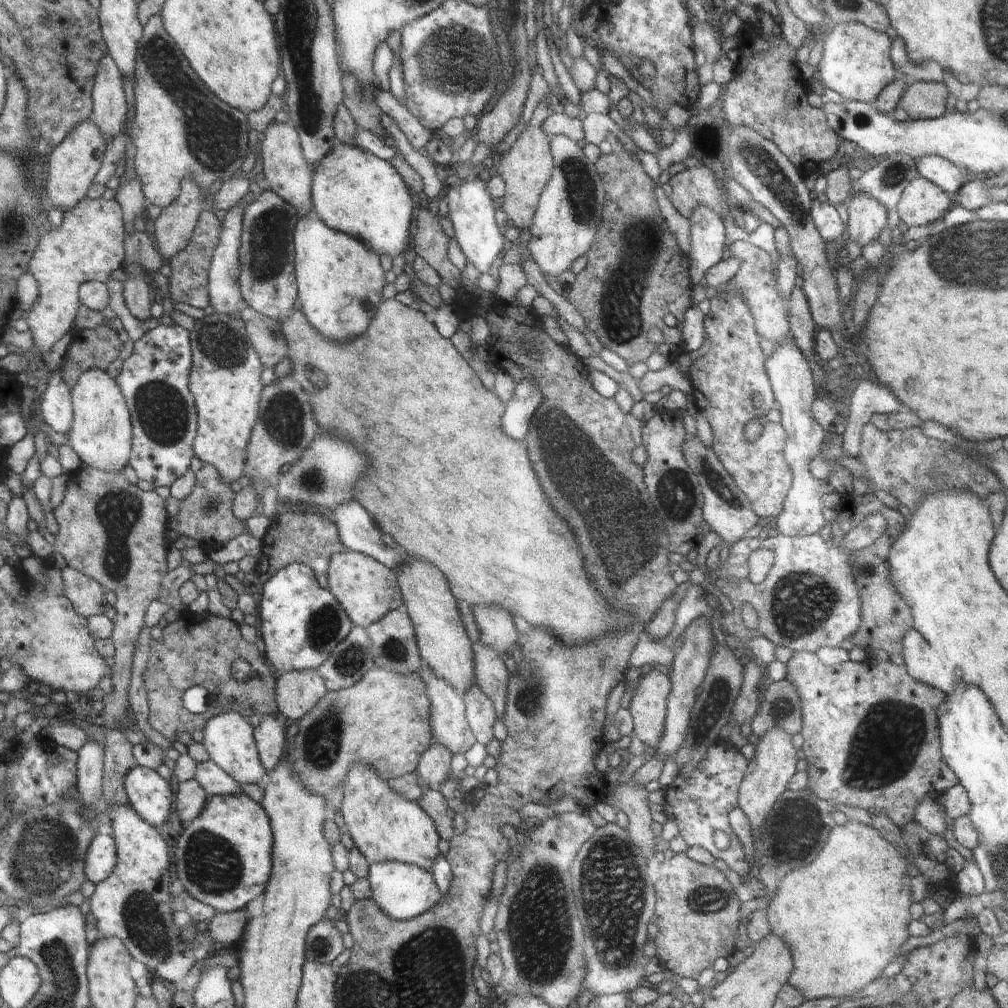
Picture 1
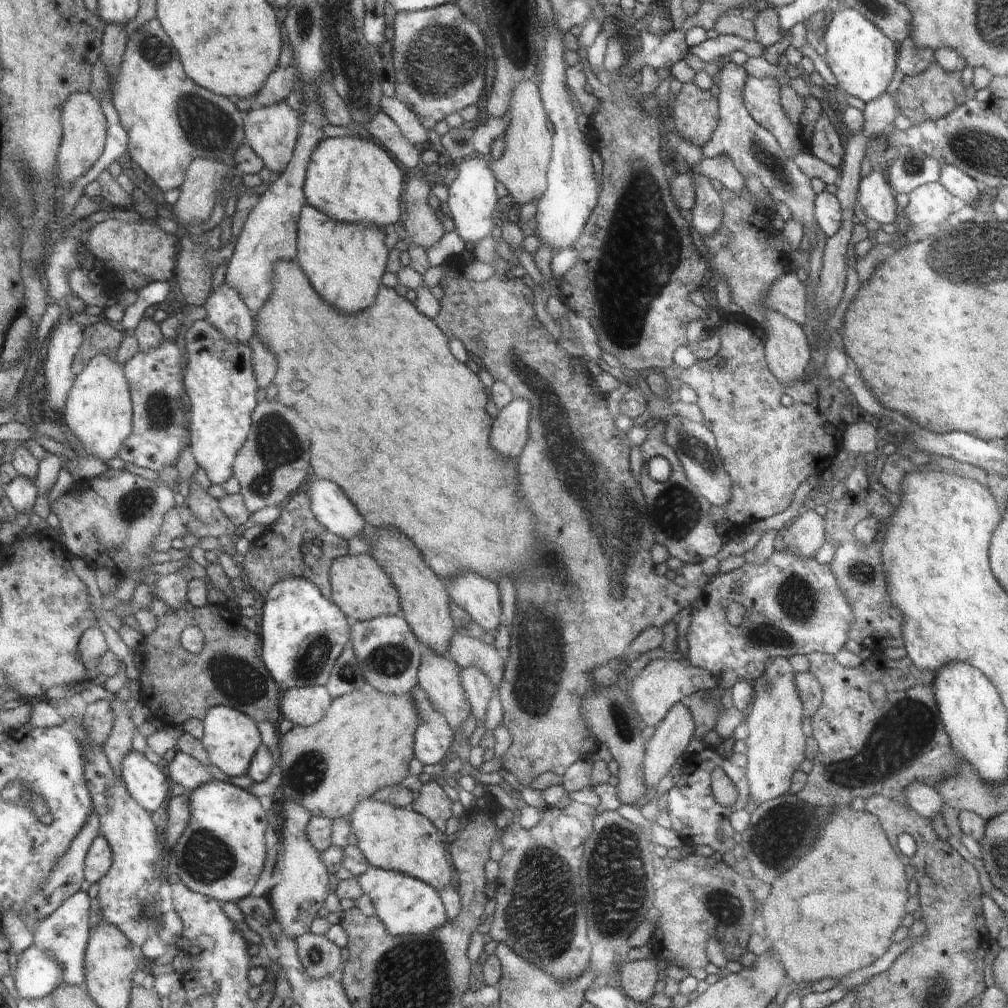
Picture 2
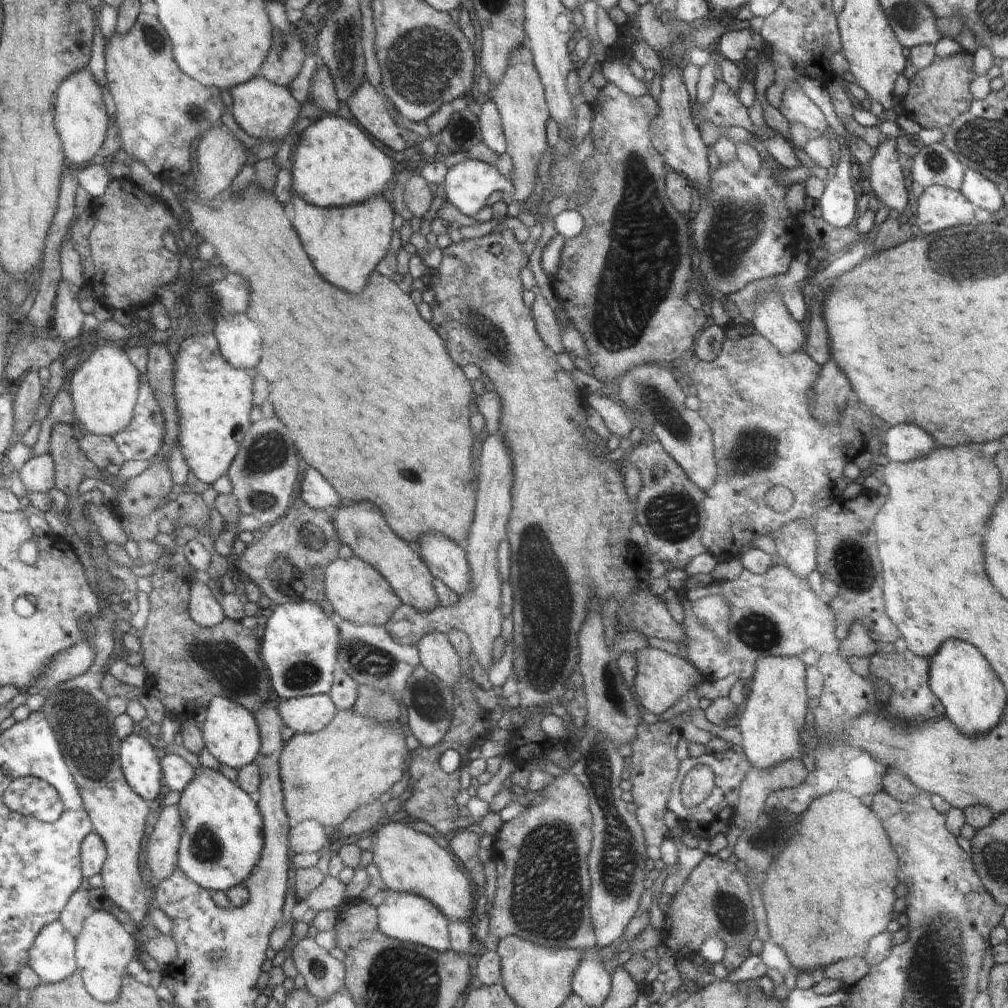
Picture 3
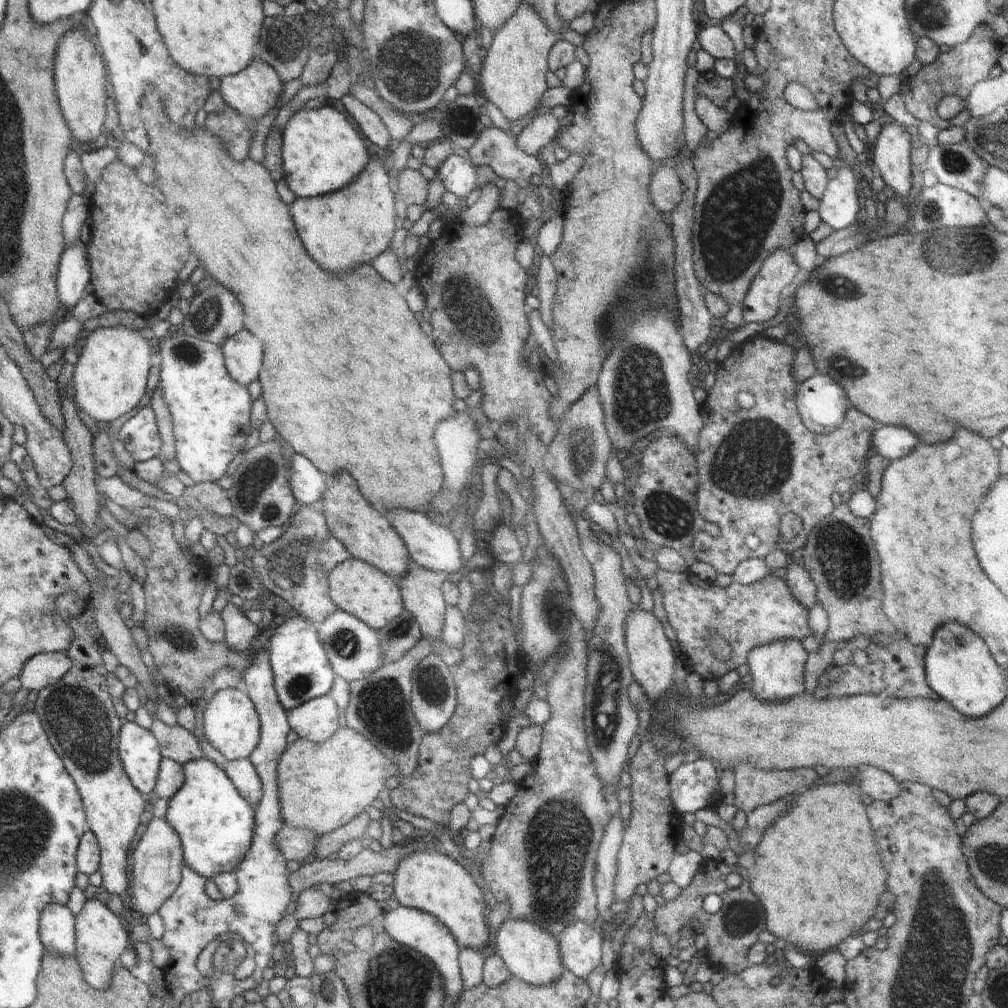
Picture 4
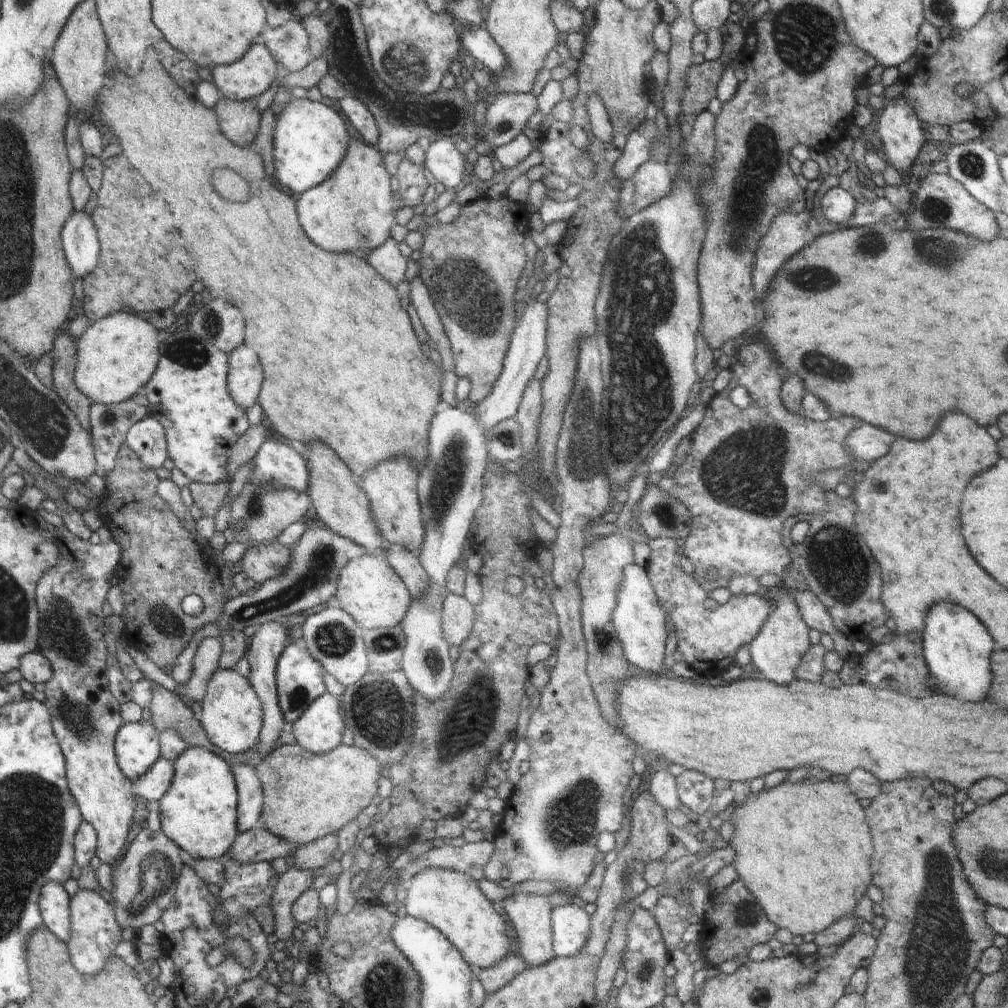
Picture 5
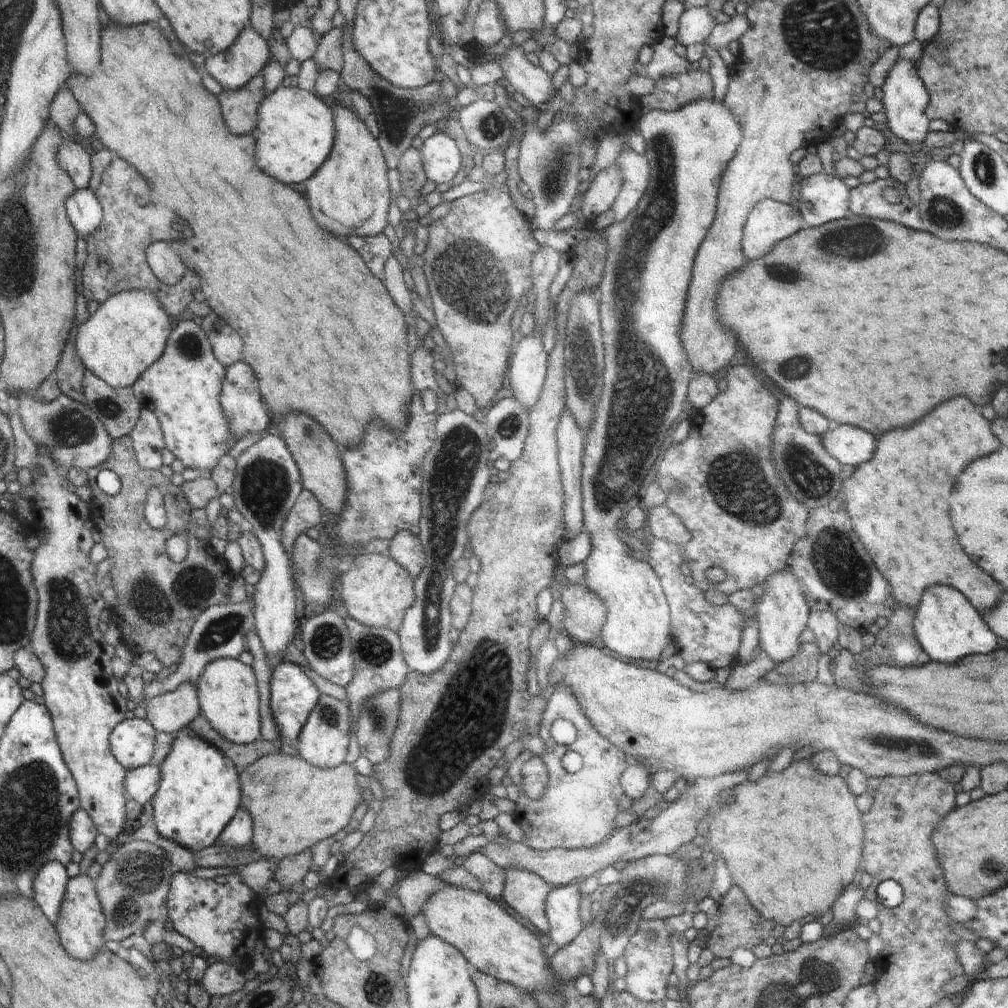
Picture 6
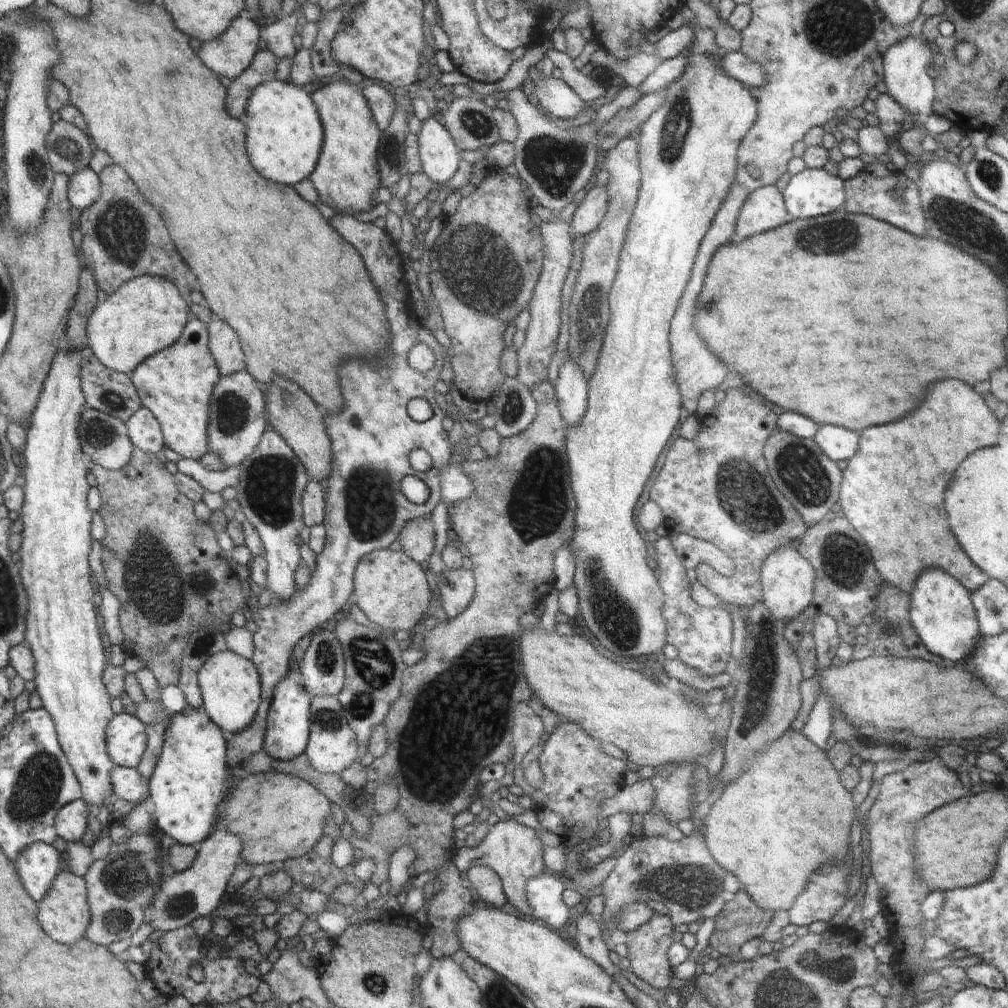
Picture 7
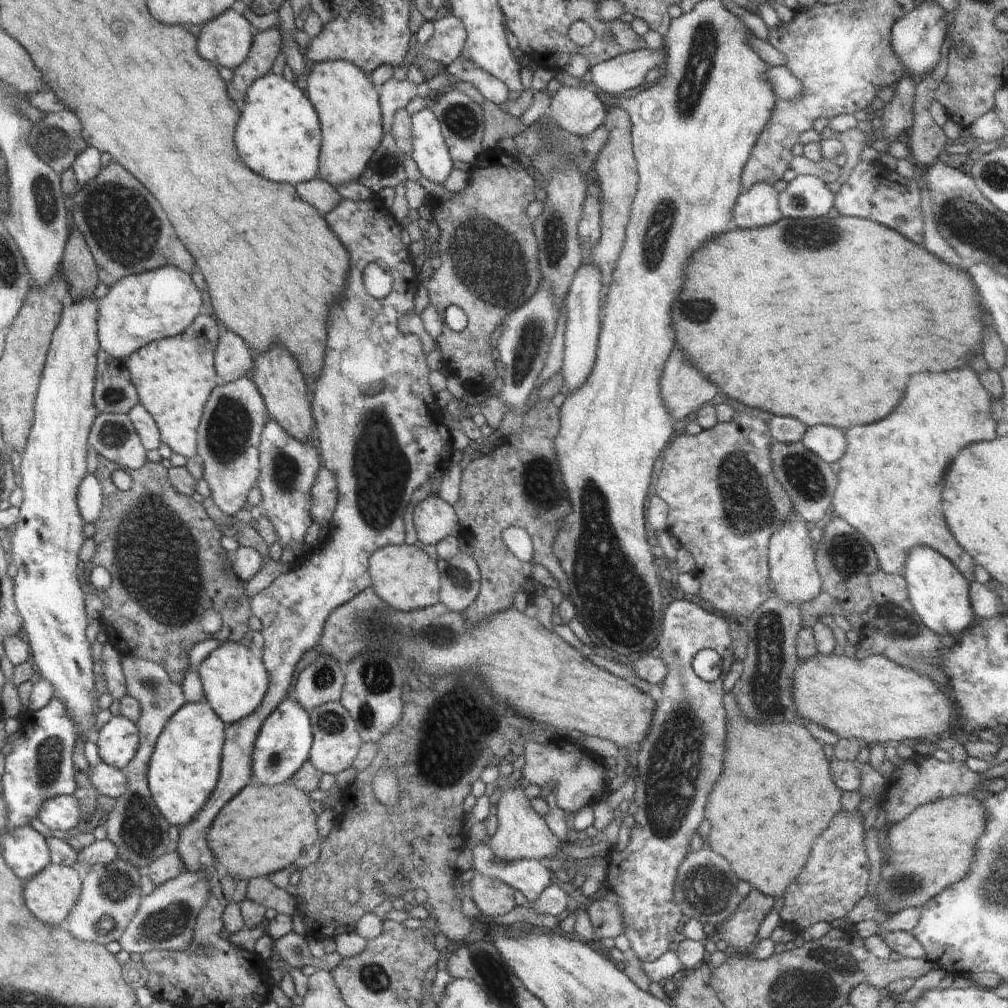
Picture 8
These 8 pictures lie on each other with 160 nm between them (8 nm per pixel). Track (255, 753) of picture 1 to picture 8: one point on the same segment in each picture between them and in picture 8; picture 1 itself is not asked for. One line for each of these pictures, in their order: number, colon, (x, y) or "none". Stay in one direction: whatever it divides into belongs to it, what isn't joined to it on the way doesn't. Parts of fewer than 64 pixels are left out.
2: (231, 739)
3: (230, 731)
4: (231, 723)
5: (231, 713)
6: (228, 697)
7: (231, 690)
8: (235, 681)

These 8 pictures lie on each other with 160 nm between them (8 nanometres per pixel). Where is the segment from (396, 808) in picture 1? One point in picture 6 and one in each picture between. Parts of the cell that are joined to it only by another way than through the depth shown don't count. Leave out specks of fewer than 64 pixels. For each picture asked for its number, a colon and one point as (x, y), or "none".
2: (402, 840)
3: (409, 861)
4: (432, 882)
5: (450, 901)
6: (493, 942)

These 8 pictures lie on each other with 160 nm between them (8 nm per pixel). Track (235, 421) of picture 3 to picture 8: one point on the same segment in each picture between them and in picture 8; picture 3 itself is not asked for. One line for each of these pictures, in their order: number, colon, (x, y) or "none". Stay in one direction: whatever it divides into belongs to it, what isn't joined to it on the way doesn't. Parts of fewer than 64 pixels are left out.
4: (210, 411)
5: (189, 395)
6: (182, 388)
7: (175, 384)
8: (174, 377)

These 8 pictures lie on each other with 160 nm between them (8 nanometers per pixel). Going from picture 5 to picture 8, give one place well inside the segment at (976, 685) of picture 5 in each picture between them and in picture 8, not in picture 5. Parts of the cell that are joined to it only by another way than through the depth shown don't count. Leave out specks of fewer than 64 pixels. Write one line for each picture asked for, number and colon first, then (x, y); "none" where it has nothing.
6: (947, 625)
7: (942, 613)
8: (939, 593)

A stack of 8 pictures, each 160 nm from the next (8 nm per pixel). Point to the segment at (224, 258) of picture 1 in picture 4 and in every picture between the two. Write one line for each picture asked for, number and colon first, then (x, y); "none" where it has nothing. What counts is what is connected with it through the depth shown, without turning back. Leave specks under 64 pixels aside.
2: (225, 310)
3: (240, 344)
4: (243, 353)

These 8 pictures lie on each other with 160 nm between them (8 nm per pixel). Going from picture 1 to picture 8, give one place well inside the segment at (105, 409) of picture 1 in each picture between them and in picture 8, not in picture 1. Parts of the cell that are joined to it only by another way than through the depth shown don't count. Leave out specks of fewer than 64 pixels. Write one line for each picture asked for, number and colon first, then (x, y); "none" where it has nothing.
2: (98, 410)
3: (105, 387)
4: (110, 375)
5: (116, 356)
6: (128, 333)
7: (147, 314)
8: (160, 303)

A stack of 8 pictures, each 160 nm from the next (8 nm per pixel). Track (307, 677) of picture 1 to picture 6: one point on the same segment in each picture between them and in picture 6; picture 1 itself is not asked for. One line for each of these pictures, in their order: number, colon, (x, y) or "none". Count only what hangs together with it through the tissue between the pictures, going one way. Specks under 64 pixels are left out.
2: (305, 706)
3: (308, 714)
4: (317, 720)
5: (320, 729)
6: (324, 740)

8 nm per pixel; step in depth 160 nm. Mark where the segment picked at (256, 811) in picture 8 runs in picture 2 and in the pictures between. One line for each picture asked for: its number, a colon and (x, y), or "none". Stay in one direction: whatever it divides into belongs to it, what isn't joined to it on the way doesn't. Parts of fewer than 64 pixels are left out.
2: (364, 743)
3: (327, 775)
4: (323, 786)
5: (307, 796)
6: (292, 804)
7: (276, 816)

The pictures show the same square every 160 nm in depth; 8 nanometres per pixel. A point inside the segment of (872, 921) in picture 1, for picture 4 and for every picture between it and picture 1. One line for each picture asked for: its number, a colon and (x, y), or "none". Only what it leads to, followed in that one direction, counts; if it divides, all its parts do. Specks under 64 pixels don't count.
2: (835, 911)
3: (829, 895)
4: (830, 889)

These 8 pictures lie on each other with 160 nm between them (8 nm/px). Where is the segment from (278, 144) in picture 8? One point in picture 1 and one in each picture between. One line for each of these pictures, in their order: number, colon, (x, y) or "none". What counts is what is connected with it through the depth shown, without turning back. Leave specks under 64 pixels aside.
1: (356, 192)
2: (352, 179)
3: (336, 162)
4: (323, 150)
5: (310, 139)
6: (295, 132)
7: (285, 135)

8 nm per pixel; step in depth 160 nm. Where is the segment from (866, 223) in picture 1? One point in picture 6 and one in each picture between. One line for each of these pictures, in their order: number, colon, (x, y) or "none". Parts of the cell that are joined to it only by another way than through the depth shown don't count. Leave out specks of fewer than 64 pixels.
2: (876, 195)
3: (888, 182)
4: (891, 160)
5: (902, 137)
6: (905, 100)

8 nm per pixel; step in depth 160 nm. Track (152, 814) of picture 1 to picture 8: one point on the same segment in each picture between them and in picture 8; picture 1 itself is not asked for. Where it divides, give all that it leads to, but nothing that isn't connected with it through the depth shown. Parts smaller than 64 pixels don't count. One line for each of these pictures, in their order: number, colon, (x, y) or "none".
2: (145, 782)
3: (140, 767)
4: (138, 749)
5: (136, 745)
6: (133, 742)
7: (126, 736)
8: (117, 743)

